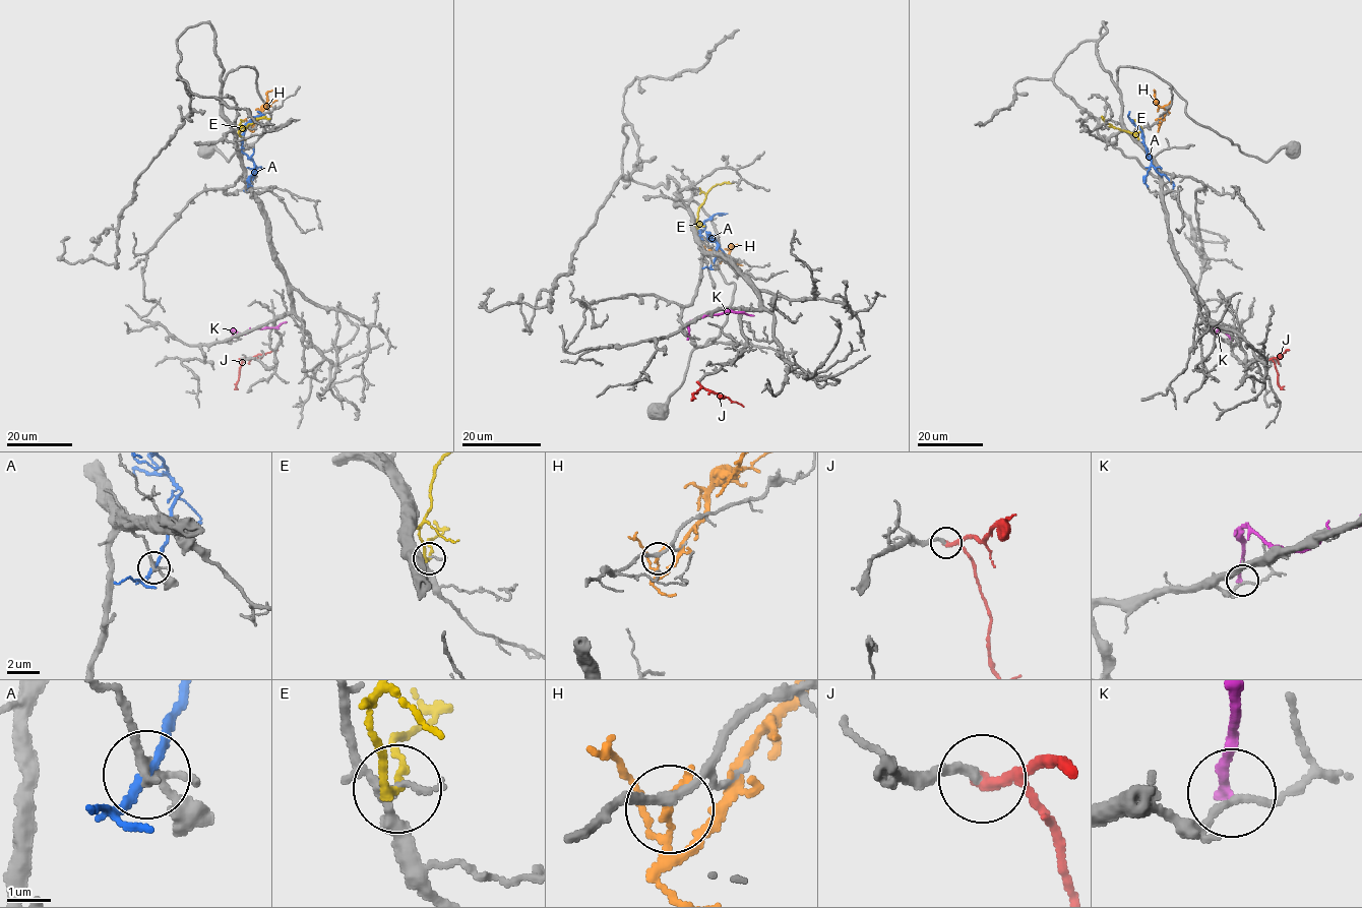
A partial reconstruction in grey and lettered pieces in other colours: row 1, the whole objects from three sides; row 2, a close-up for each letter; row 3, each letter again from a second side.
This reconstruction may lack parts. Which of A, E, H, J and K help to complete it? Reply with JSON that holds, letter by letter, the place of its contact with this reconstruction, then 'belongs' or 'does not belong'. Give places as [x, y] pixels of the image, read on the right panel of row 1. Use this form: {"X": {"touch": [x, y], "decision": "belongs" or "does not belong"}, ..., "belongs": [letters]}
{"A": {"touch": [1170, 181], "decision": "does not belong"}, "E": {"touch": [1141, 129], "decision": "does not belong"}, "H": {"touch": [1158, 124], "decision": "does not belong"}, "J": {"touch": [1268, 359], "decision": "belongs"}, "K": {"touch": [1231, 340], "decision": "does not belong"}, "belongs": ["J"]}

